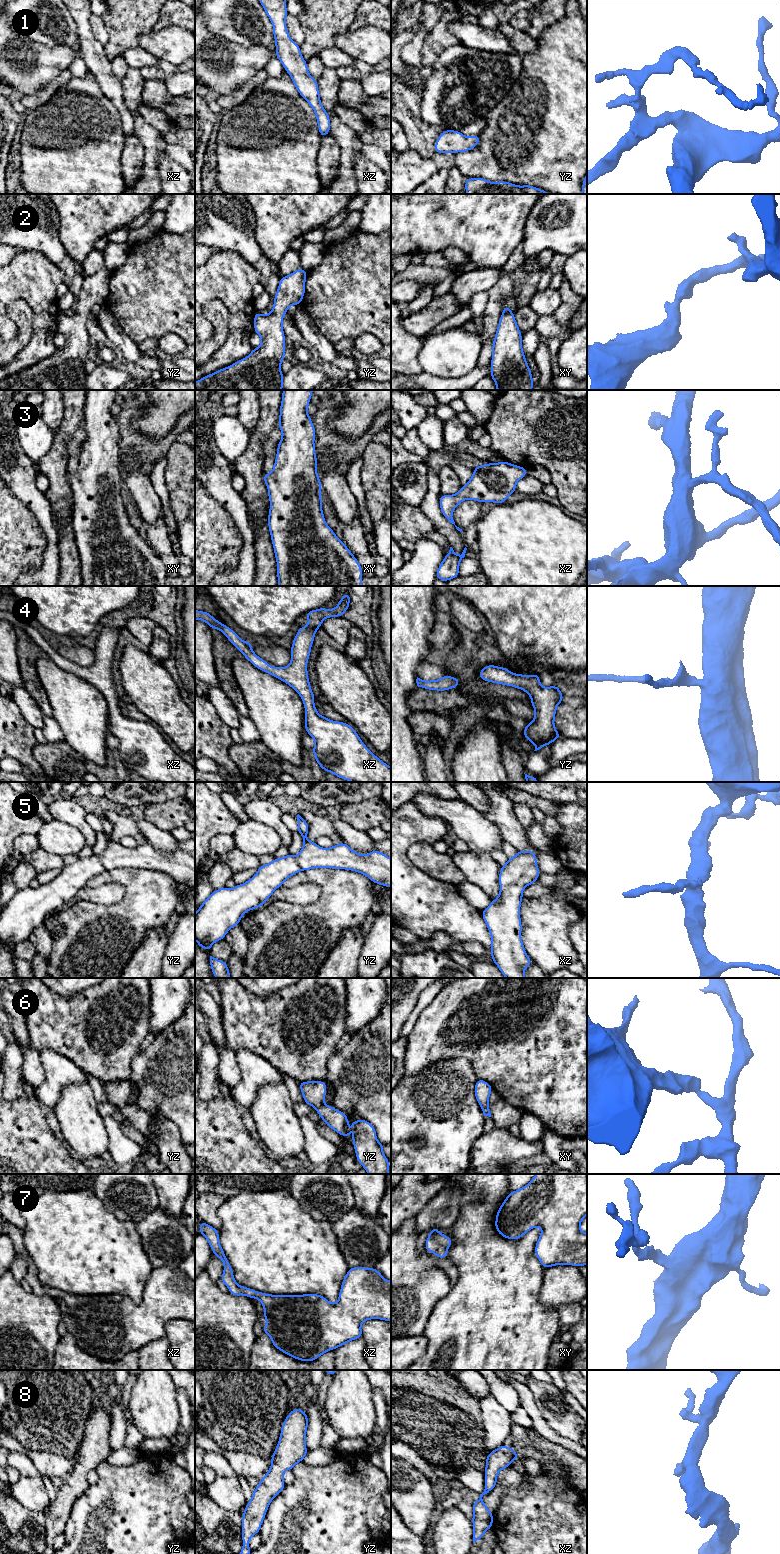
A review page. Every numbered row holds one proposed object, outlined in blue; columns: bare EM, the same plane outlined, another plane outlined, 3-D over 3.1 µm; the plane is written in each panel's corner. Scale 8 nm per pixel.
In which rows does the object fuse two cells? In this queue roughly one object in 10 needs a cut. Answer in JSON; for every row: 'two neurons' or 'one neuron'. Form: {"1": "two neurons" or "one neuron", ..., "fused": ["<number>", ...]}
{"1": "one neuron", "2": "one neuron", "3": "one neuron", "4": "one neuron", "5": "one neuron", "6": "two neurons", "7": "one neuron", "8": "one neuron", "fused": ["6"]}

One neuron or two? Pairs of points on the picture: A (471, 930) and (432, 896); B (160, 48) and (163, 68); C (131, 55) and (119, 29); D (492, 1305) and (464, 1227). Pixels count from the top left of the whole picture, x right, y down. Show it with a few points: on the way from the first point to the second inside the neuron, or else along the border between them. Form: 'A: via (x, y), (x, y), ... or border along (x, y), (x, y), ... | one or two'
A: via (461, 920), (442, 901) | one
B: border along (159, 58), (175, 65), (180, 65), (184, 62) | two
C: border along (137, 45), (125, 50), (121, 54) | two
D: via (492, 1286), (492, 1270), (476, 1246) | one

